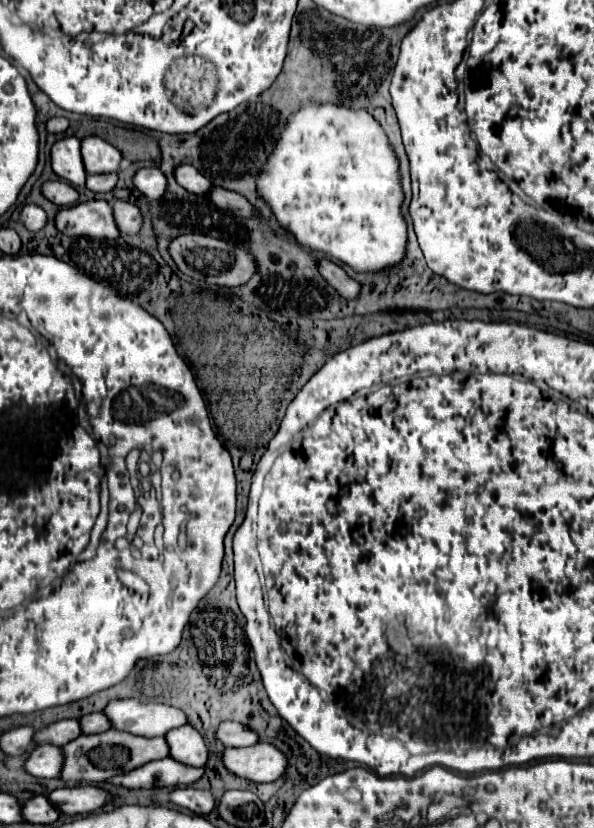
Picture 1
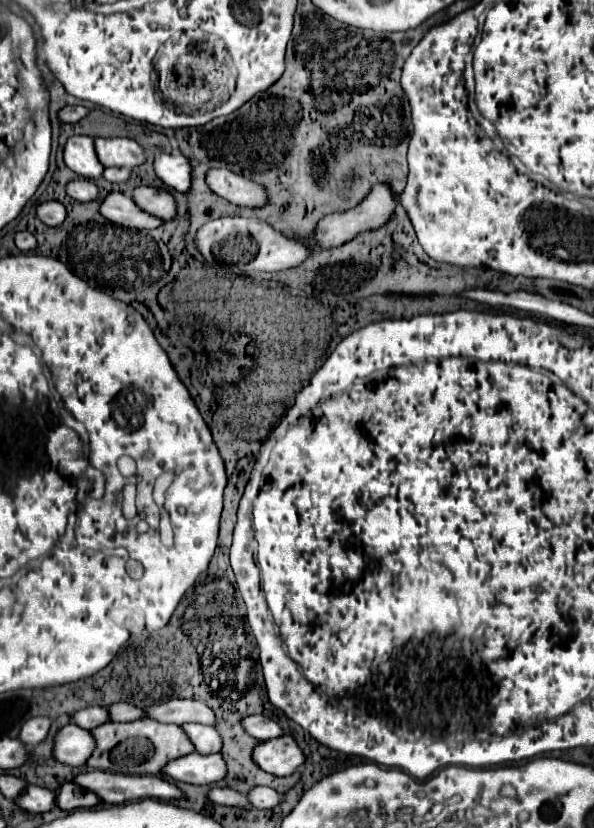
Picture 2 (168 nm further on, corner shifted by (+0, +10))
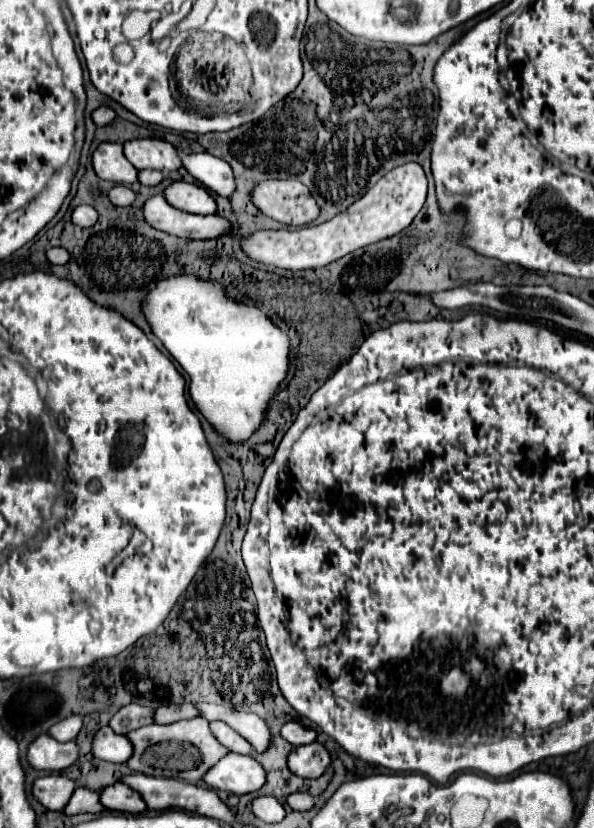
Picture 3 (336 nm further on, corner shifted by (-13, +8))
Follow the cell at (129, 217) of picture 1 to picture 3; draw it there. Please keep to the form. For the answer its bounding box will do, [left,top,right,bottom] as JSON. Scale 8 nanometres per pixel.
[163,182,217,214]

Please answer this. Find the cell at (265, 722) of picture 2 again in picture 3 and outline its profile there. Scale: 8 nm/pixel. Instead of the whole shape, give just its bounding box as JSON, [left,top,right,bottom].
[281,722,317,746]

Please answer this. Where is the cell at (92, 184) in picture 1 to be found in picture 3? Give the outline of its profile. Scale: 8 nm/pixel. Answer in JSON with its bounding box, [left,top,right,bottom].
[139,170,165,186]

